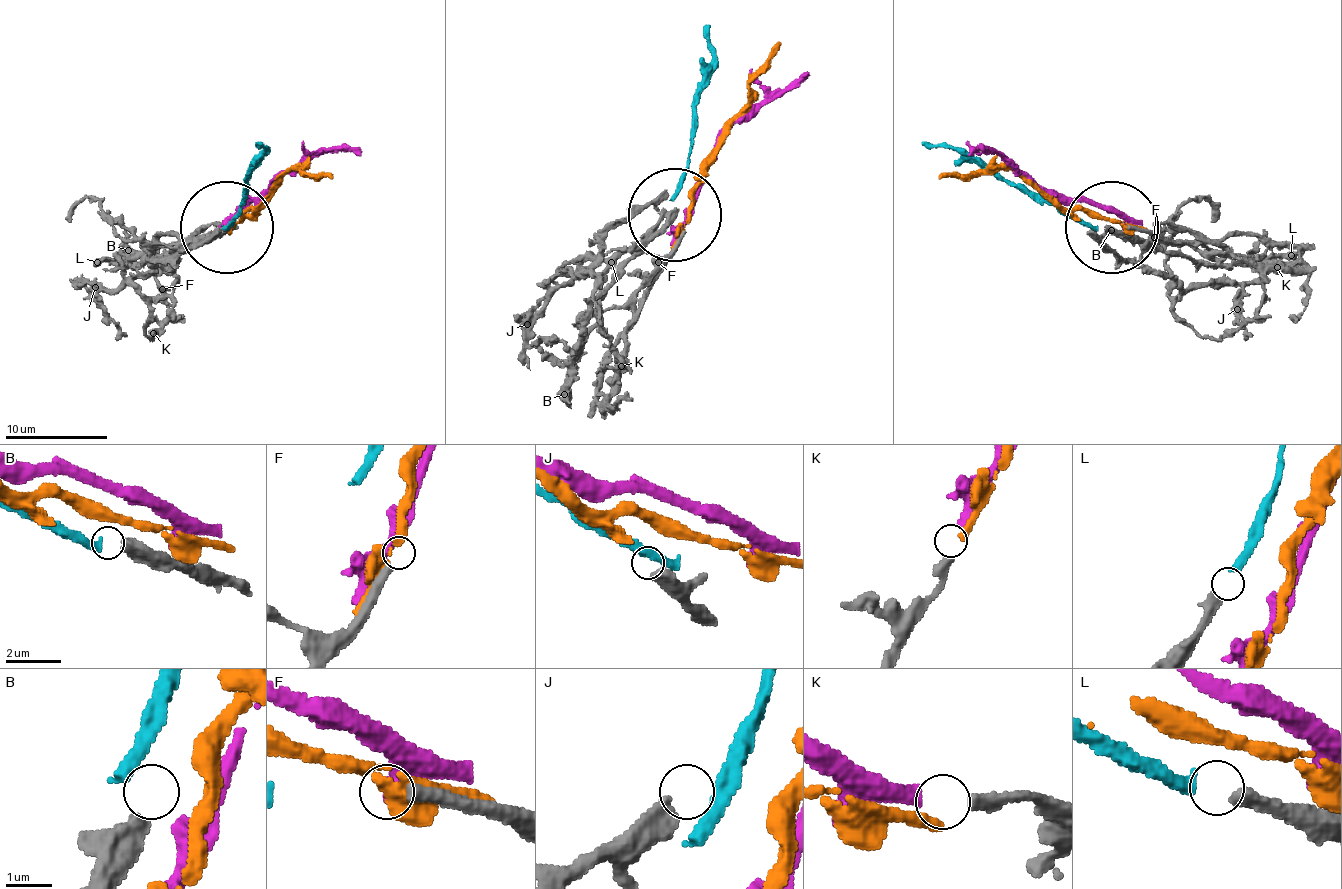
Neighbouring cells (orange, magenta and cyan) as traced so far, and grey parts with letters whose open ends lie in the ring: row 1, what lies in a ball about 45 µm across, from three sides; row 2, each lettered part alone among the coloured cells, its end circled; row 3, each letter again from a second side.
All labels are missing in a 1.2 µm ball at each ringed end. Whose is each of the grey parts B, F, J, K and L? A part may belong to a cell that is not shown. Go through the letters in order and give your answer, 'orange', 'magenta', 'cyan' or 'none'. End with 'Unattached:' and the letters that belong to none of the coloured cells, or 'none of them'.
B: none
F: none
J: none
K: magenta
L: cyan
Unattached: B, F, J

